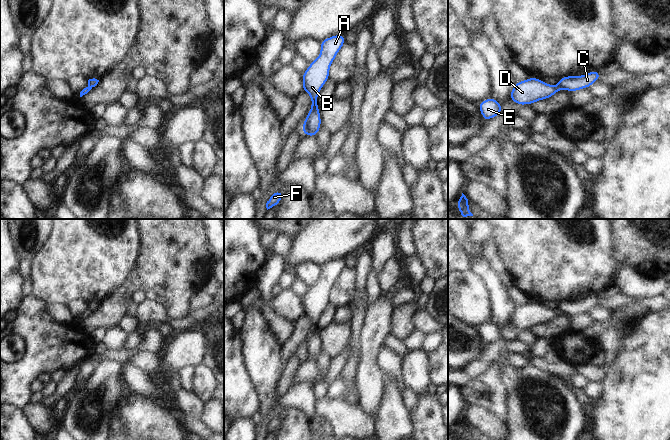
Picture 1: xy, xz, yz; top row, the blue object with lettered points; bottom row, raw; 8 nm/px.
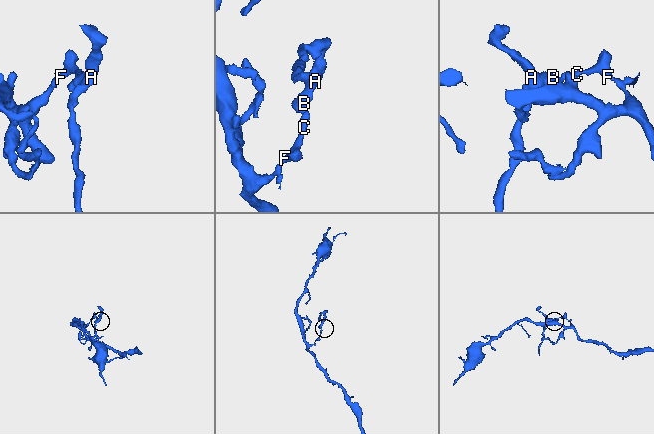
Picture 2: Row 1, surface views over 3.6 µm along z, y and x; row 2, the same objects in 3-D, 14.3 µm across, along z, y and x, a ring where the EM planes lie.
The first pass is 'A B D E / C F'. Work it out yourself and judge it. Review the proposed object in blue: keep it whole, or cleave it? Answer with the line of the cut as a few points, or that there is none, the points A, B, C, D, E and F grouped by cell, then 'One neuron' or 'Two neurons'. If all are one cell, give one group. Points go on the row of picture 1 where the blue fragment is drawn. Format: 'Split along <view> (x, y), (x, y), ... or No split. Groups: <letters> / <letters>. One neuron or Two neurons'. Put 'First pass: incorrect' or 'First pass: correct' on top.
First pass: correct
Split along xz (316, 103), (311, 108). Groups: A B D E / C F. Two neurons

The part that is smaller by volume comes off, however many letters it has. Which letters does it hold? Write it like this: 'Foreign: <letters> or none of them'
Foreign: A, B, D, E

